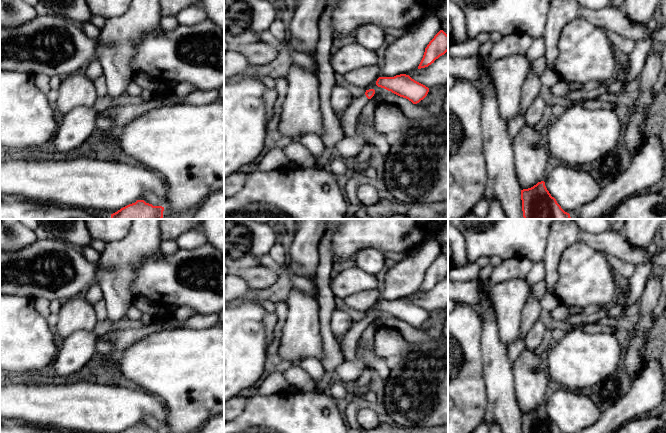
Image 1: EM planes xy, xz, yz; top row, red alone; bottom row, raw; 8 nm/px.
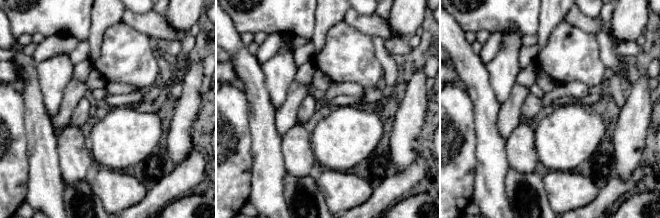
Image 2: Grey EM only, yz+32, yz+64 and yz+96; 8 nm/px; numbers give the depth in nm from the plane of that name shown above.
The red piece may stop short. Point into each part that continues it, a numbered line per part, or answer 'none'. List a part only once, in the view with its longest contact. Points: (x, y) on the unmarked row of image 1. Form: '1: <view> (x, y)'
1: xz (349, 342)

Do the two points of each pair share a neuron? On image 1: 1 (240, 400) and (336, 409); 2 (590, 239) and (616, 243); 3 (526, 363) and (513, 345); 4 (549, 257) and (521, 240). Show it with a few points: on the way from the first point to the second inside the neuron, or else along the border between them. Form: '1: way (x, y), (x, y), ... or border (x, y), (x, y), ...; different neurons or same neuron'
1: border (250, 396), (243, 410), (234, 419); different neurons
2: way (596, 241), (610, 243); same neuron
3: border (525, 348), (513, 363); different neurons
4: border (550, 230), (547, 236), (546, 251), (542, 260); different neurons

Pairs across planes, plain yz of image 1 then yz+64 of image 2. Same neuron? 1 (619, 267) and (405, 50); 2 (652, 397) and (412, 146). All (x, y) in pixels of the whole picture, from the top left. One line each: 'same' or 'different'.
1: same
2: different

